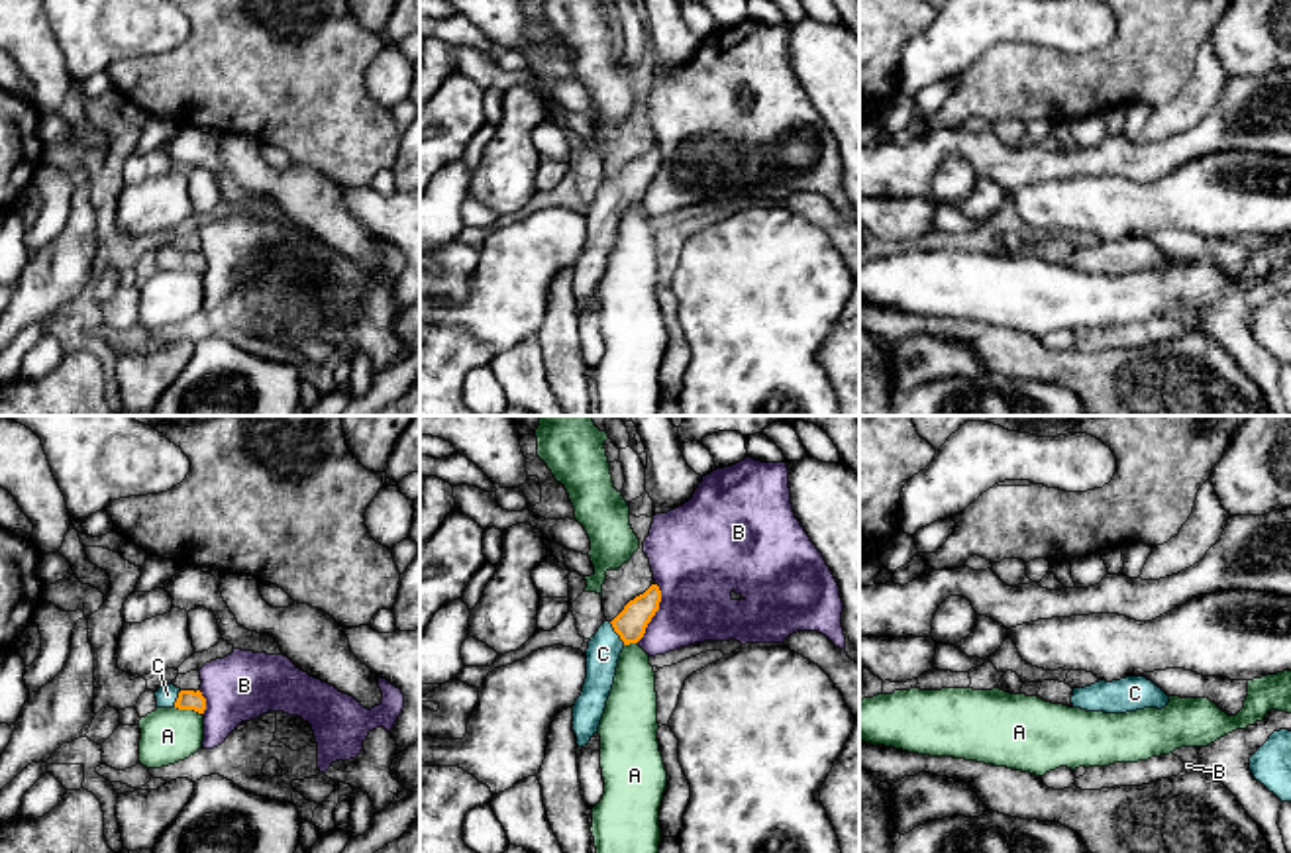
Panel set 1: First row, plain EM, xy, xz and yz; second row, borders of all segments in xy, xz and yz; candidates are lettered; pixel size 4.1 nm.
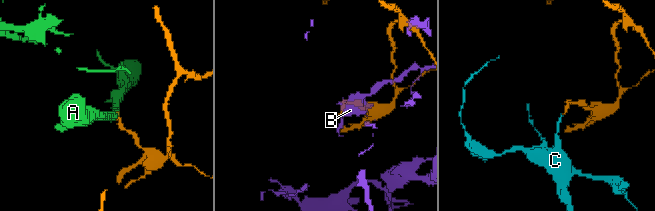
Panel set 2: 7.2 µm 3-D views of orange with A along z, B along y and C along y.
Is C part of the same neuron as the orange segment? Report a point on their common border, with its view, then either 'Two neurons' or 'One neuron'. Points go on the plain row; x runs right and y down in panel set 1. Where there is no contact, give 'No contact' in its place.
Touches orange at xz (617, 193). One neuron

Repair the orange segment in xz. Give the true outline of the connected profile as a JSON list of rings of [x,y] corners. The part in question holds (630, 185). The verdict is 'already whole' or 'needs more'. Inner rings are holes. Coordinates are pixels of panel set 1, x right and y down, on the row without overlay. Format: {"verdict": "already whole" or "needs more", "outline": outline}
{"verdict": "needs more", "outline": [[[651,145],[644,155],[630,161],[612,182],[604,182],[591,198],[585,214],[587,239],[573,267],[573,292],[579,308],[585,308],[598,292],[622,210],[644,198],[647,184],[659,171],[659,163],[661,151],[657,145]]]}

